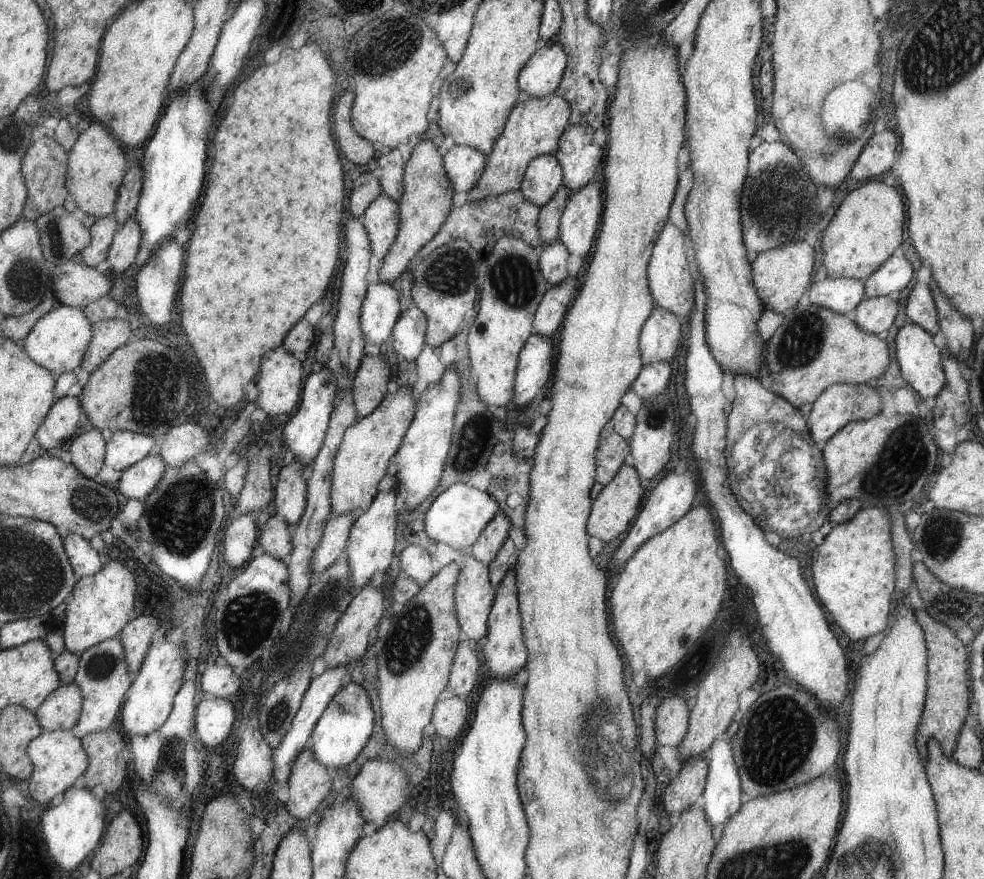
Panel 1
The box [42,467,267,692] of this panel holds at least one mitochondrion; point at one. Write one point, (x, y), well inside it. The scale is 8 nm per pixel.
(183, 512)

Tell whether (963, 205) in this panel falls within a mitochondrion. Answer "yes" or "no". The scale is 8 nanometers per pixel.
no

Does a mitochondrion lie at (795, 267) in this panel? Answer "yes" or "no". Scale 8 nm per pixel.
no

